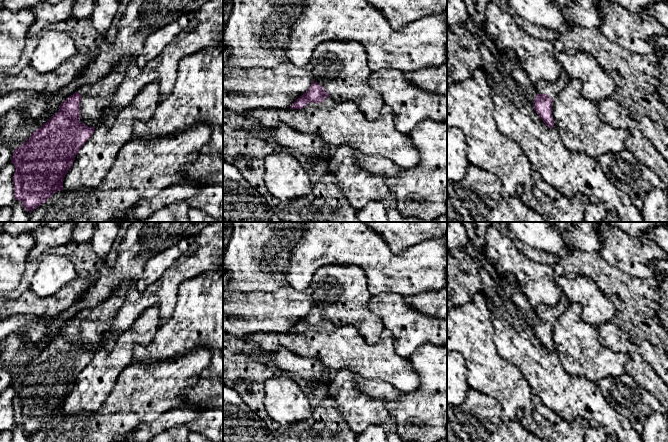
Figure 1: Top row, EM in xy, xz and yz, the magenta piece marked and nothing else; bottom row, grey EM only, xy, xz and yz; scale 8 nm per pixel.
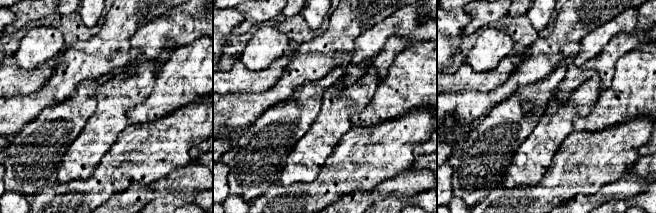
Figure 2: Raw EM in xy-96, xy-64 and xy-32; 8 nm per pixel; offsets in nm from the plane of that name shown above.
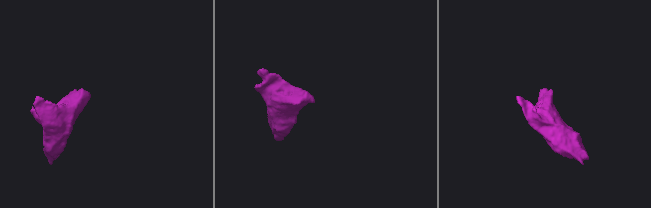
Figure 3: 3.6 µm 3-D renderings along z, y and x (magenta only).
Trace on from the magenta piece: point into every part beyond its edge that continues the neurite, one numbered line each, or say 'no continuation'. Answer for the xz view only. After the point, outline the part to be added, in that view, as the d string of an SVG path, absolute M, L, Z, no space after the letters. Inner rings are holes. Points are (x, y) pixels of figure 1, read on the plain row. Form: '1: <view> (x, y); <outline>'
1: xz (329, 326); M329 320L329 321L325 322L325 324L322 327L317 327L317 328L325 329L327 331L334 331L337 329L337 326Z

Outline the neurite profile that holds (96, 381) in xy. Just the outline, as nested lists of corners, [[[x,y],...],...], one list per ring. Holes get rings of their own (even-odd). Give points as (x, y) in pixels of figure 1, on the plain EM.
[[[150,307],[129,329],[117,336],[111,350],[98,349],[65,399],[63,414],[93,414],[100,411],[118,376],[132,362],[135,346],[151,343],[159,327],[159,320],[159,308]]]

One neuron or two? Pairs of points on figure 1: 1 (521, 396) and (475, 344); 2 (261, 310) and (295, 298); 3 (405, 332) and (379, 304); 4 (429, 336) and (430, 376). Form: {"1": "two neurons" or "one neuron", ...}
{"1": "one neuron", "2": "one neuron", "3": "one neuron", "4": "two neurons"}

